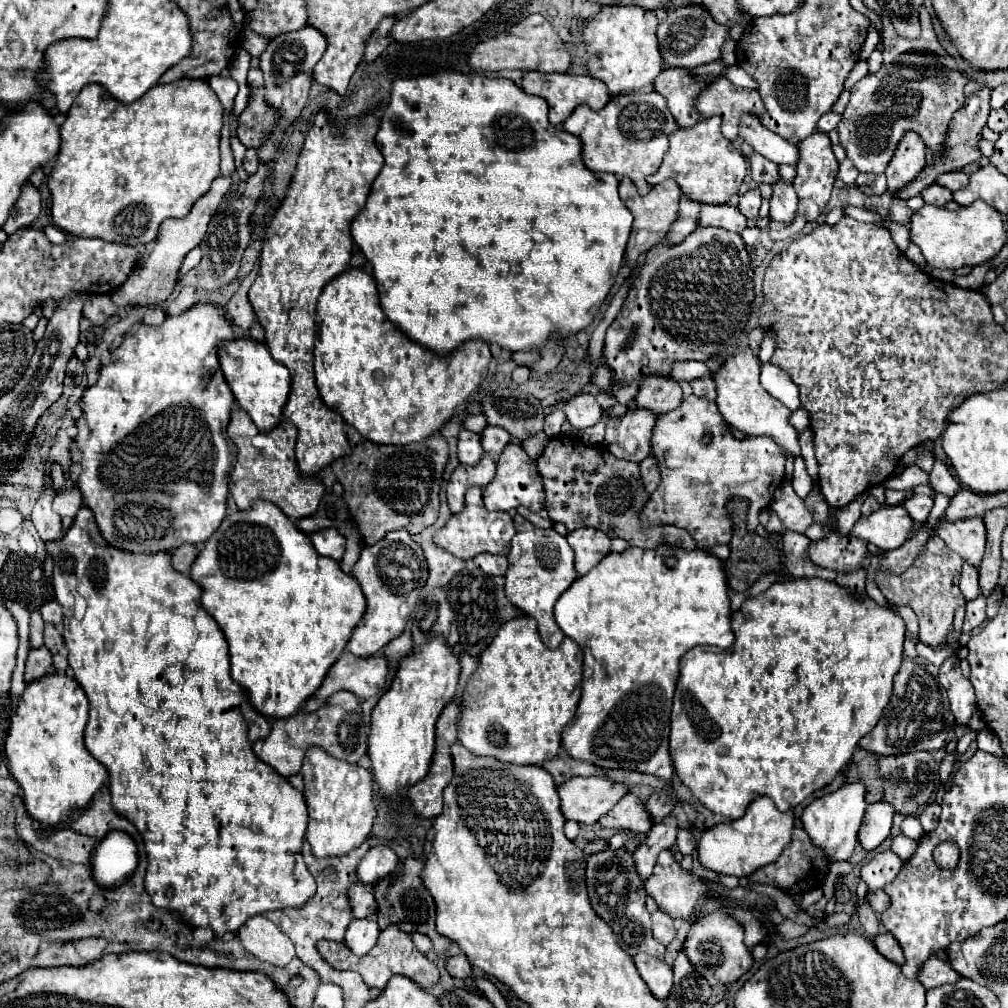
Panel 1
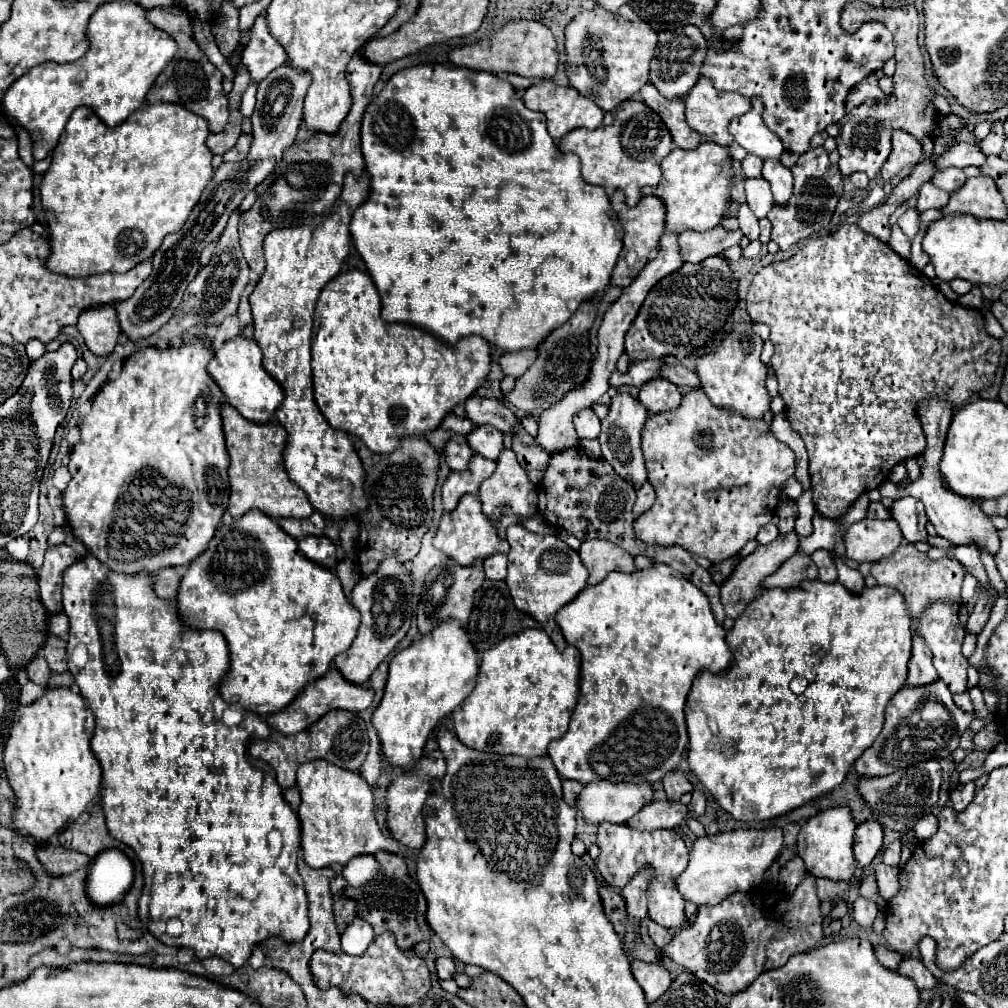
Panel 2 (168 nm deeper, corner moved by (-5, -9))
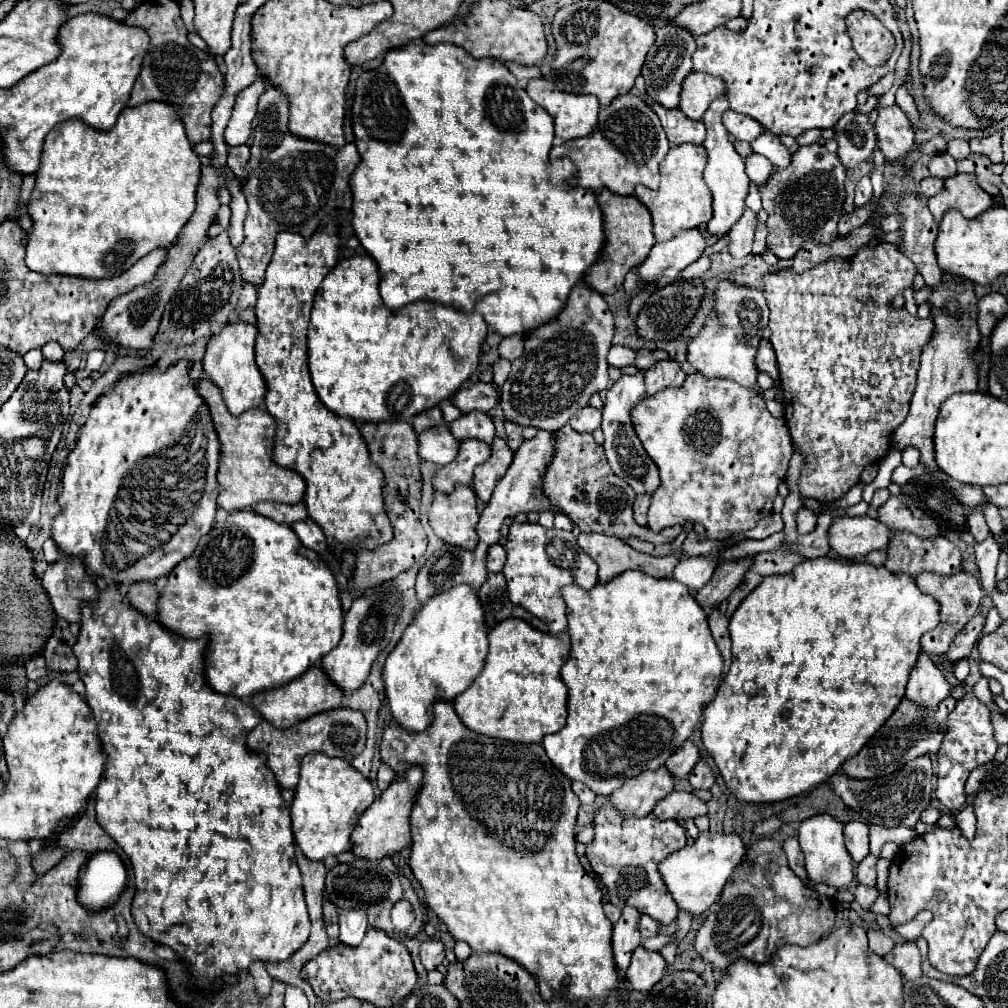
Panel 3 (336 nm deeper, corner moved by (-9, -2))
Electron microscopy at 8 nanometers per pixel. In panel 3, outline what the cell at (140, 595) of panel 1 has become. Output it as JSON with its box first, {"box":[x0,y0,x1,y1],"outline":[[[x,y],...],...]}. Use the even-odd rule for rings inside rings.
{"box":[74,585,310,987],"outline":[[[108,585],[98,591],[96,601],[82,603],[82,621],[80,635],[74,645],[74,655],[78,659],[78,675],[86,685],[86,703],[90,705],[94,719],[98,721],[98,735],[102,739],[102,747],[108,755],[104,779],[96,789],[96,815],[98,823],[116,839],[116,843],[124,849],[134,865],[136,875],[136,895],[132,903],[132,917],[138,929],[160,945],[168,945],[180,953],[182,961],[192,965],[188,967],[198,987],[210,987],[210,983],[220,983],[222,973],[236,975],[238,971],[248,969],[248,965],[256,959],[260,961],[284,961],[294,951],[298,951],[308,935],[310,935],[310,919],[304,903],[304,891],[300,883],[300,869],[296,867],[296,841],[292,835],[290,813],[286,811],[284,799],[280,795],[280,785],[274,779],[274,773],[268,769],[264,755],[250,753],[246,747],[248,727],[242,725],[242,719],[249,714],[249,704],[232,695],[224,695],[212,691],[206,683],[204,675],[204,653],[210,639],[204,635],[202,639],[190,641],[172,631],[168,631],[158,621],[148,621],[144,613],[132,607],[128,595],[122,595],[118,585]]]}

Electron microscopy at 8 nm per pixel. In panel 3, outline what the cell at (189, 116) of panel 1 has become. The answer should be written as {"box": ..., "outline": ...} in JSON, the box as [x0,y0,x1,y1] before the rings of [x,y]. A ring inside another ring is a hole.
{"box":[26,103,202,279],"outline":[[[144,103],[140,107],[126,107],[120,113],[116,125],[108,131],[86,127],[86,123],[82,119],[68,119],[64,123],[58,123],[50,131],[50,135],[44,141],[42,163],[36,171],[36,187],[34,187],[34,193],[30,195],[30,203],[28,203],[28,213],[34,221],[34,229],[30,231],[28,243],[26,243],[26,265],[32,271],[44,273],[44,275],[58,273],[58,275],[74,275],[74,277],[86,277],[86,279],[116,277],[116,275],[128,271],[136,261],[140,261],[150,251],[160,249],[160,247],[170,247],[170,243],[178,237],[180,229],[184,227],[184,223],[194,213],[196,187],[198,187],[200,175],[202,175],[200,155],[194,151],[194,145],[188,143],[188,135],[184,135],[184,123],[180,123],[178,113],[180,111],[176,111],[176,107],[168,107],[168,103]]]}

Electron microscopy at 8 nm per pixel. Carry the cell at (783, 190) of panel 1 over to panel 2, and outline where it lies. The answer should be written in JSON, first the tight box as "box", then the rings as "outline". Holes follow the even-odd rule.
{"box":[762,160,792,204],"outline":[[[764,160],[762,164],[762,176],[770,182],[774,200],[778,204],[784,204],[792,194],[792,172],[782,166],[780,160]]]}

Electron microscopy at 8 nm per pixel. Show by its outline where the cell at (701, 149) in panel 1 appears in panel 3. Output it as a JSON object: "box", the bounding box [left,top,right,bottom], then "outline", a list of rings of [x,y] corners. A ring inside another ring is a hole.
{"box":[634,143,712,243],"outline":[[[684,143],[670,147],[668,155],[660,163],[660,187],[648,189],[644,185],[638,185],[634,195],[650,209],[652,221],[654,221],[654,237],[658,243],[672,239],[682,229],[700,227],[702,223],[708,223],[712,219],[712,191],[708,191],[708,185],[704,183],[702,171],[706,167],[706,151],[702,145]]]}

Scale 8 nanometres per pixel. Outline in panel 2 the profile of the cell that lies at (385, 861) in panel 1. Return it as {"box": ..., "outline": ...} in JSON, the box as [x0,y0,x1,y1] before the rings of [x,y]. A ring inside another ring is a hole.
{"box":[342,856,376,888],"outline":[[[356,856],[356,858],[352,858],[344,866],[342,876],[346,878],[348,884],[352,884],[354,888],[360,888],[362,884],[366,884],[366,880],[376,876],[376,860],[374,860],[374,856]]]}

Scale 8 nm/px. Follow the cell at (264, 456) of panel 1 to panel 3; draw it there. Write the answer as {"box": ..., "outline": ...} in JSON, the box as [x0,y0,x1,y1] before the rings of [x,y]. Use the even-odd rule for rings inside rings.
{"box":[198,379,306,513],"outline":[[[208,379],[198,383],[198,391],[210,405],[212,421],[222,443],[218,469],[218,505],[232,513],[232,509],[250,509],[262,501],[278,501],[288,505],[304,501],[306,481],[294,469],[284,469],[278,463],[274,463],[272,449],[276,437],[276,419],[272,419],[272,415],[268,415],[264,407],[248,409],[238,417],[230,415],[228,407],[224,407],[224,399],[220,397],[220,389]]]}

